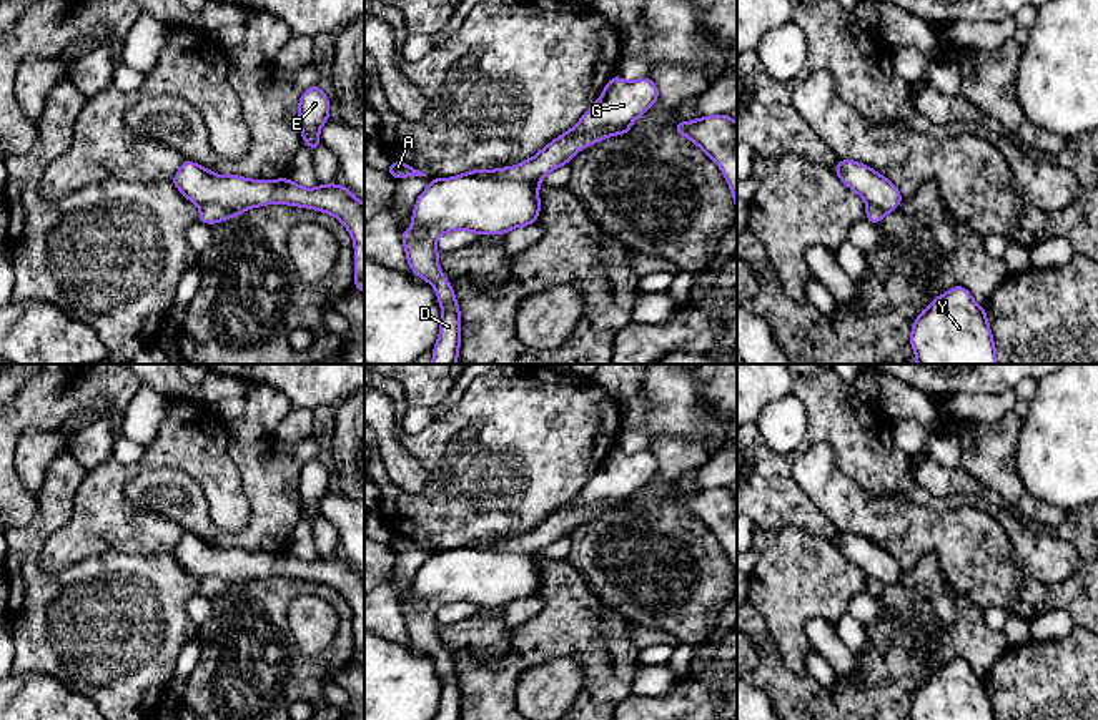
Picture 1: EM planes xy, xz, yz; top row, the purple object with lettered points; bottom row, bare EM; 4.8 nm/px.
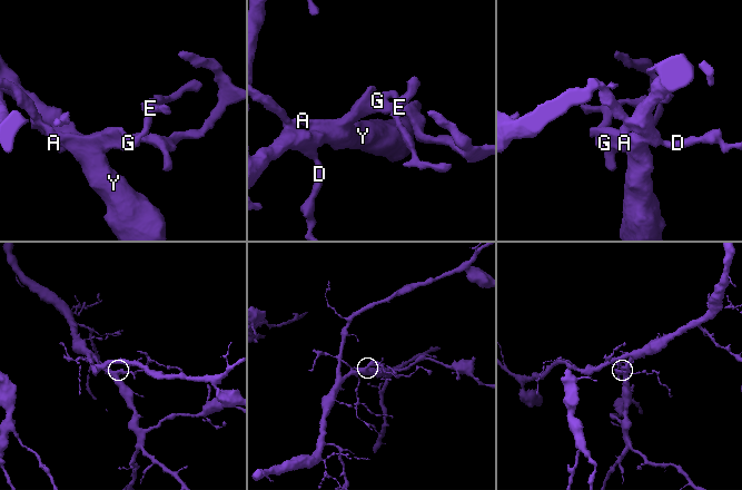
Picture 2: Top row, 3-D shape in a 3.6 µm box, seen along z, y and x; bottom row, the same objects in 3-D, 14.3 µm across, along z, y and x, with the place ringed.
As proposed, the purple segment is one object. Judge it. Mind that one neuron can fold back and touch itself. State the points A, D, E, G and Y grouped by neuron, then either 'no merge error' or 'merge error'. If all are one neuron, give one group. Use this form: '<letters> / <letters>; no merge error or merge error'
A / D E G Y; merge error

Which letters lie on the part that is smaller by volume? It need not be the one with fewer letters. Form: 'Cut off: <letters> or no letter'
Cut off: A

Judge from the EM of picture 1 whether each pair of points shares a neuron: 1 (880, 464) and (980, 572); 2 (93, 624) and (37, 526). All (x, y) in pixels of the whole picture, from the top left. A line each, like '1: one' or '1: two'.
1: two
2: one

